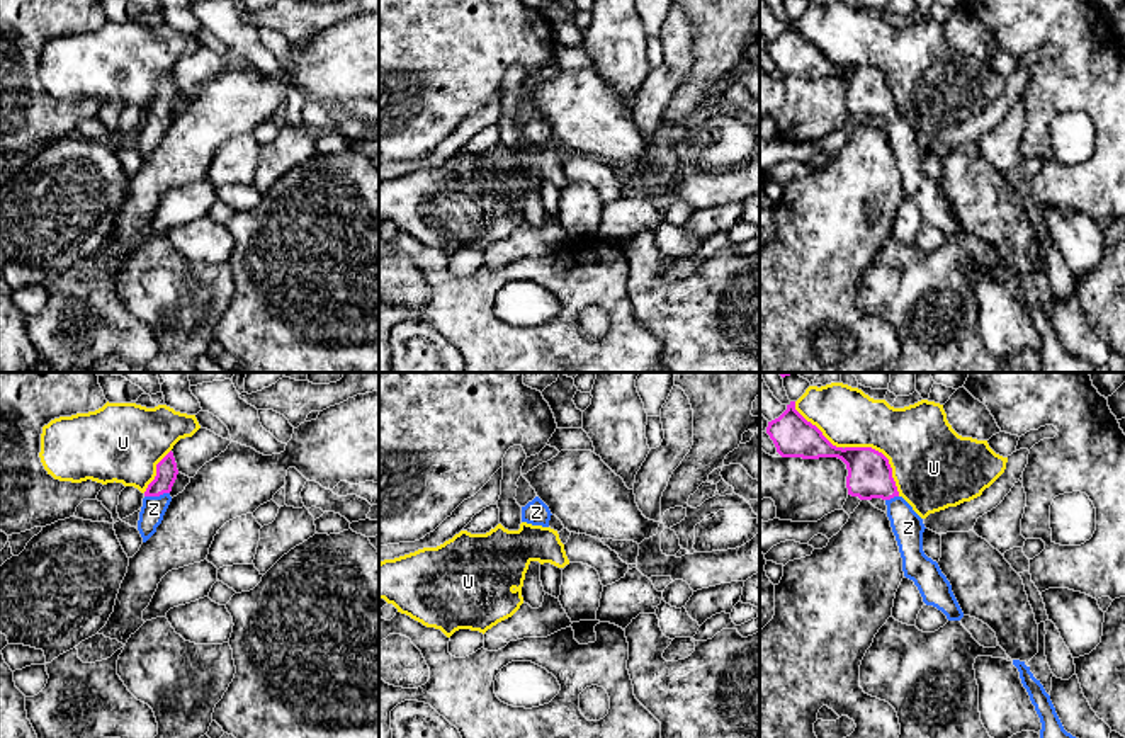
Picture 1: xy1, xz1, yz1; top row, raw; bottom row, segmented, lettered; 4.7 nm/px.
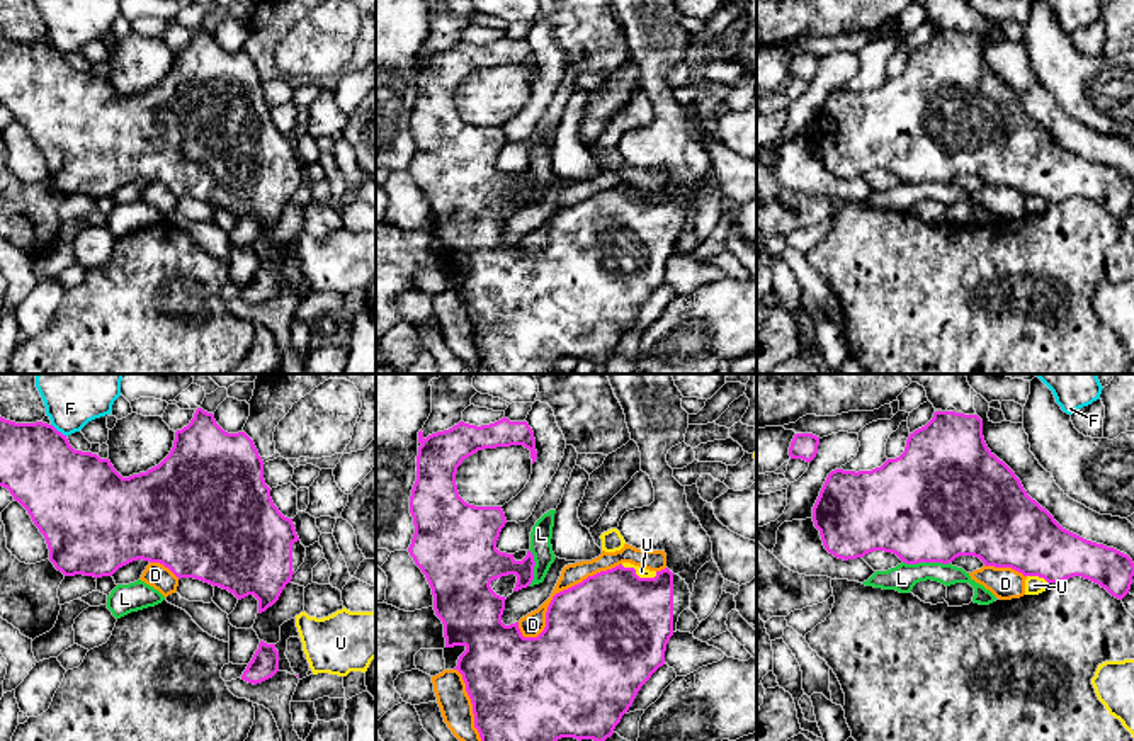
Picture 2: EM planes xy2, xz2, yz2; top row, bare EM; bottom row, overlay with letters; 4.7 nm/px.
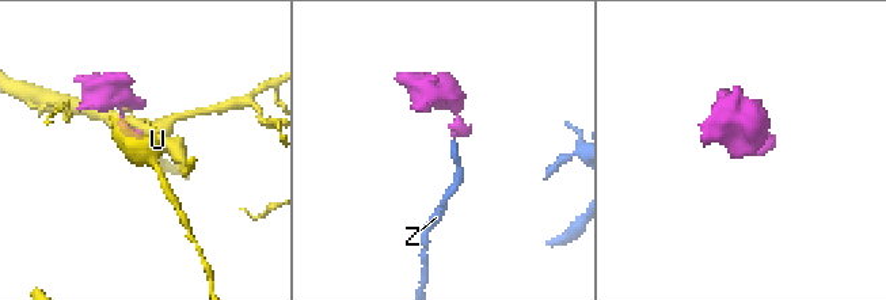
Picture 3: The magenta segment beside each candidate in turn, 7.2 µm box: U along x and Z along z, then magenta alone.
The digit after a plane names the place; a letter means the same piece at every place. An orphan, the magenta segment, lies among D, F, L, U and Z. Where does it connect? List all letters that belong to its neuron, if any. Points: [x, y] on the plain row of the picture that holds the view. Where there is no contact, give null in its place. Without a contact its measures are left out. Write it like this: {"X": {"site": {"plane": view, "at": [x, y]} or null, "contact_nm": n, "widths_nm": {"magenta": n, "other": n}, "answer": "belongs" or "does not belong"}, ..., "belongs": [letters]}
{"D": {"site": {"plane": "xz2", "at": [560, 211]}, "contact_nm": 600, "widths_nm": {"magenta": 480, "other": 110}, "answer": "does not belong"}, "F": {"site": {"plane": "xy2", "at": [60, 51]}, "contact_nm": 100, "widths_nm": {"magenta": 380, "other": 240}, "answer": "does not belong"}, "L": {"site": {"plane": "yz2", "at": [927, 181]}, "contact_nm": 220, "widths_nm": {"magenta": 500, "other": 130}, "answer": "does not belong"}, "U": {"site": {"plane": "yz1", "at": [884, 75]}, "contact_nm": 360, "widths_nm": {"magenta": 200, "other": 380}, "answer": "does not belong"}, "Z": {"site": {"plane": "xy1", "at": [157, 114]}, "contact_nm": 120, "widths_nm": {"magenta": 100, "other": 120}, "answer": "belongs"}, "belongs": ["Z"]}

